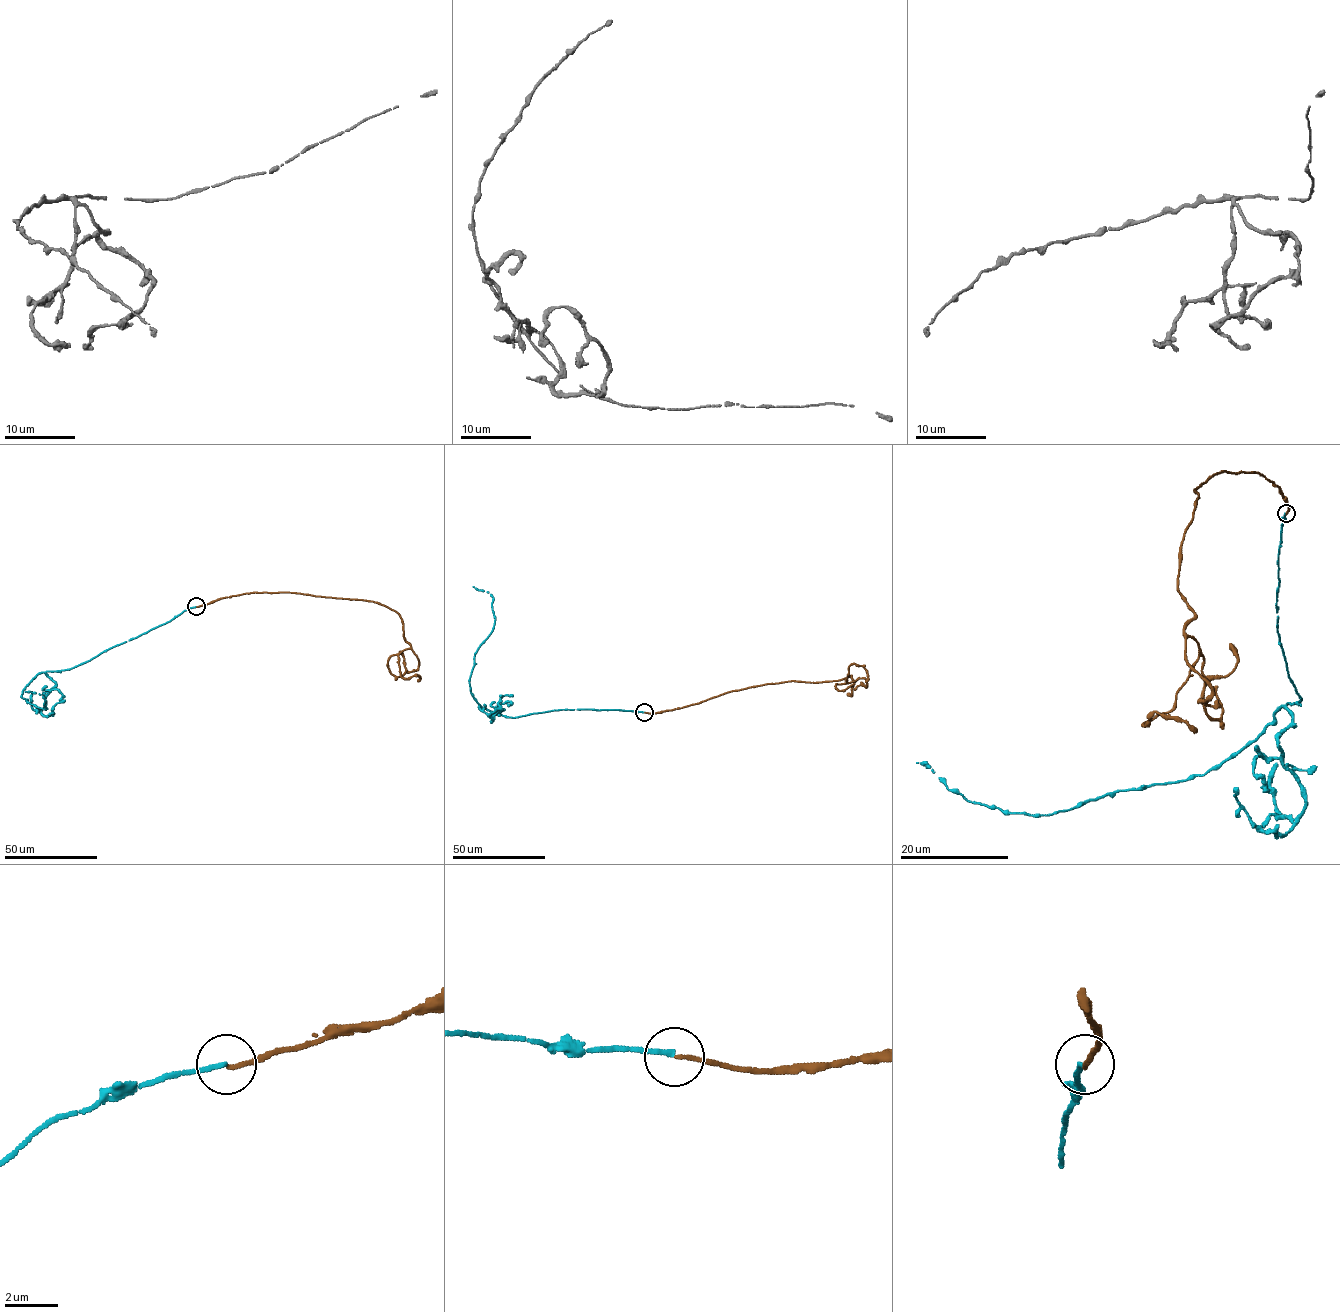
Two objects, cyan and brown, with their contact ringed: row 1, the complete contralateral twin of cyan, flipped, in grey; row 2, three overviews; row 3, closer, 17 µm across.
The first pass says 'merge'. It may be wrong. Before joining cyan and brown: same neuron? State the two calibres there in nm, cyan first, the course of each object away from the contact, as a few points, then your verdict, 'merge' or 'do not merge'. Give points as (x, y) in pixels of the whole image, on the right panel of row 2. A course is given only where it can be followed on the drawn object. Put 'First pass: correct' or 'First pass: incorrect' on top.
First pass: incorrect
180/140 nm | cyan via (1286, 513), (1277, 632), (1301, 698), (1228, 758), (1203, 775), (1049, 814), (969, 802), (917, 763) | brown via (1286, 513), (1259, 472), (1194, 490), (1177, 591), (1222, 708), (1213, 719), (1204, 686), (1236, 664), (1229, 644) | do not merge

